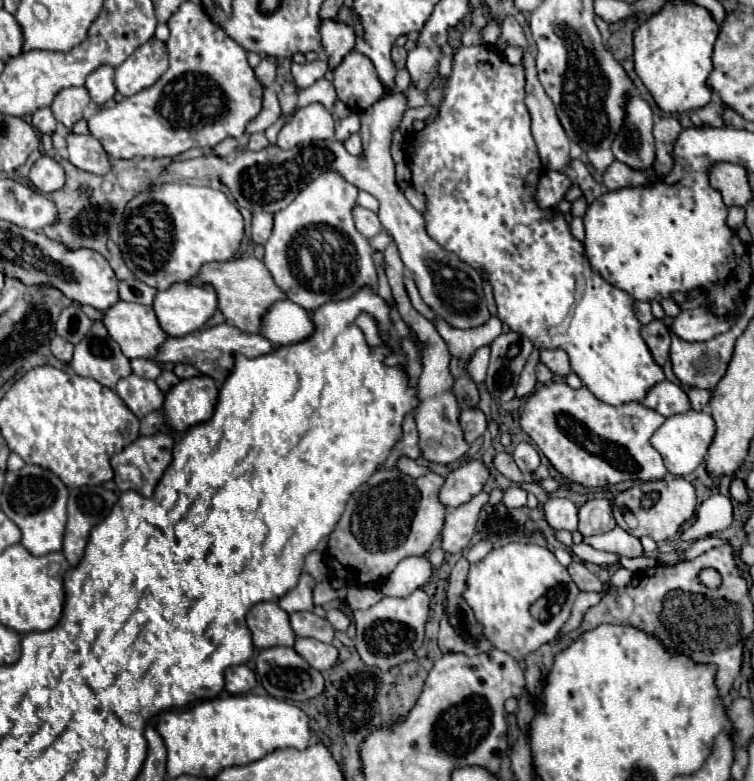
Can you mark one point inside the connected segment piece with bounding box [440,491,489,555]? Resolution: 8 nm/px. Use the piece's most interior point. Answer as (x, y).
(459, 525)

